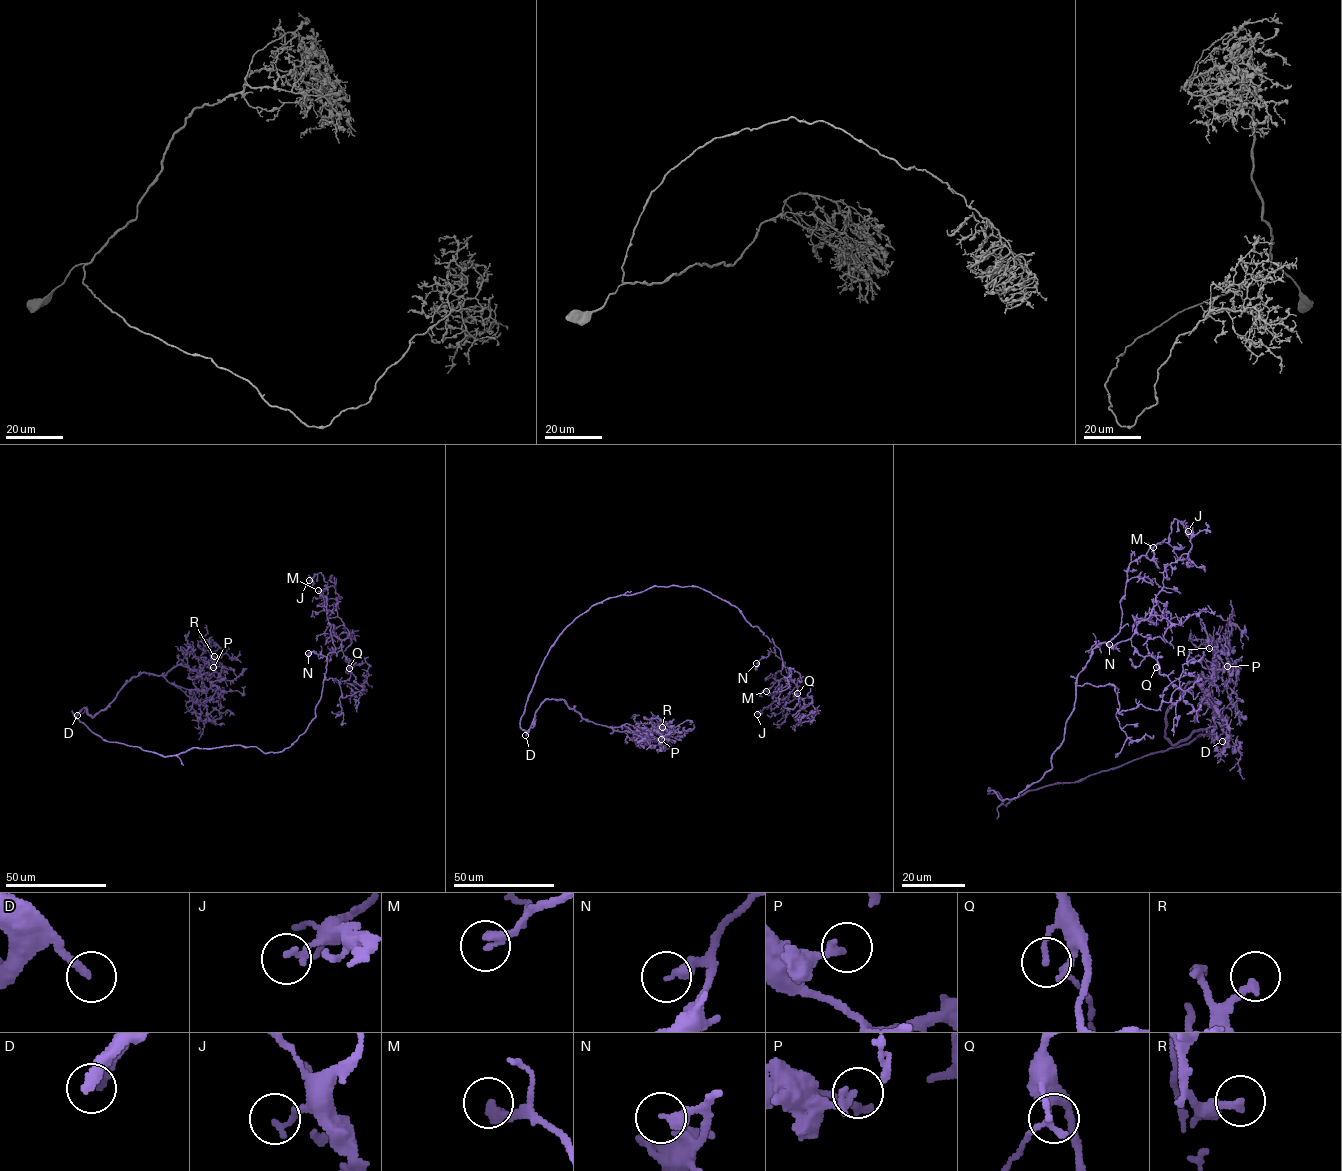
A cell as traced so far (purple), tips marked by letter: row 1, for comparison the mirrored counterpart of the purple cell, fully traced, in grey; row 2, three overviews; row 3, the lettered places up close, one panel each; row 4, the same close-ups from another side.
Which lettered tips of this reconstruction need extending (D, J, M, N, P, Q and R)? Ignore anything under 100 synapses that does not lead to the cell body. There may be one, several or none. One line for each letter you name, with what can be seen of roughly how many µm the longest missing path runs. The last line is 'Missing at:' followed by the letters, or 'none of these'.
D: missing 60 µm
Missing at: D

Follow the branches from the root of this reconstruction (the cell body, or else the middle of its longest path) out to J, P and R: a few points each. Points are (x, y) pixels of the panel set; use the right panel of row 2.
J: (1013, 799), (988, 790), (1015, 798), (1052, 767), (1076, 678), (1119, 631), (1129, 564), (1175, 519), (1188, 531)
P: (1013, 799), (1213, 740), (1198, 730), (1173, 745), (1165, 715), (1188, 683), (1227, 666)
R: (1013, 799), (1213, 740), (1205, 730), (1165, 737), (1179, 693), (1219, 670), (1209, 648)

